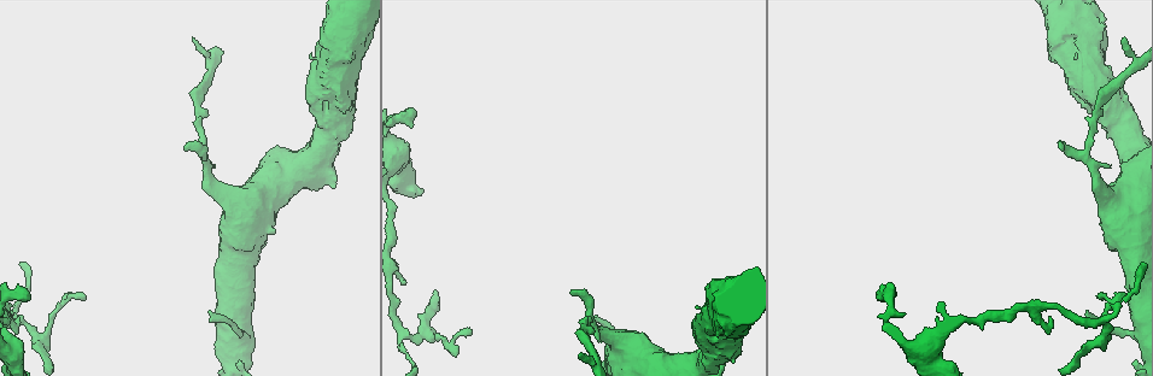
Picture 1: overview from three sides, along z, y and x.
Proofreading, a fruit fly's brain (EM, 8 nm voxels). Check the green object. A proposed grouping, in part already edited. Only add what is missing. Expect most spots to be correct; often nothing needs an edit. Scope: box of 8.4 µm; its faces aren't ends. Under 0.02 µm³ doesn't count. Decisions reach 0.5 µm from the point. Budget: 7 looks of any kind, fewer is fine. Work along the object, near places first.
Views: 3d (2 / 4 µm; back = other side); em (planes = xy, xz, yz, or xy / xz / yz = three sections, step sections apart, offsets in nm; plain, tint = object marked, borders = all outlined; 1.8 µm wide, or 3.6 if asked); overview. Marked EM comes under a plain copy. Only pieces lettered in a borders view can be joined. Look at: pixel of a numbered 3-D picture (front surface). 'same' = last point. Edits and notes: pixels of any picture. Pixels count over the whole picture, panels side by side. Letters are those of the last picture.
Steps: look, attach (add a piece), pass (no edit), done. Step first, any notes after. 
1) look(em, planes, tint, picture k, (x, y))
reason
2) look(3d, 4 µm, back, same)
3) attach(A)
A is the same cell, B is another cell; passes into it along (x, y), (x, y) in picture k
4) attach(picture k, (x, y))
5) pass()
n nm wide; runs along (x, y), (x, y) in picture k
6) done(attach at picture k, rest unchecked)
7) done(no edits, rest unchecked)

look(3d, 4 µm, picture 1, (19, 318))
an open end

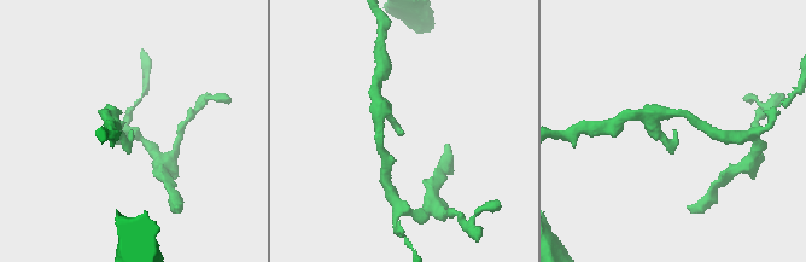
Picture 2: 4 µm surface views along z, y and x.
look(em, xy, step 16, borders, picture 2, (130, 130))

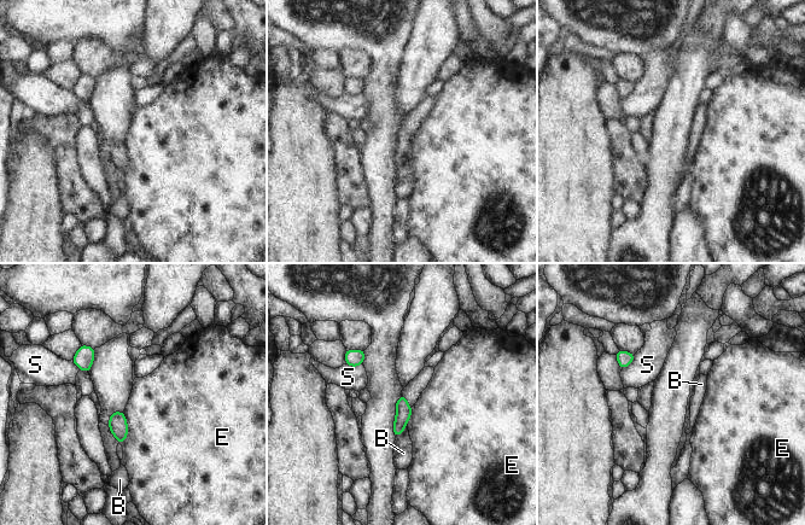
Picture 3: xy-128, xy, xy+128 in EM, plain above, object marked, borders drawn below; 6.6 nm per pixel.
pass()
E touches over 220 nm; B, E and S are other cells; border along (123, 412), (127, 437), (118, 443) in picture 3; no lettered piece goes on from it

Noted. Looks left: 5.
look(3d, 2 µm, back, picture 1, (879, 297))
free end

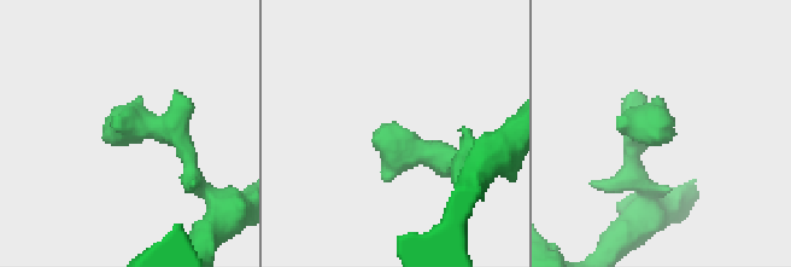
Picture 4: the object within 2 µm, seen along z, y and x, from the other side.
look(em, planes, borders, picture 4, (663, 139))

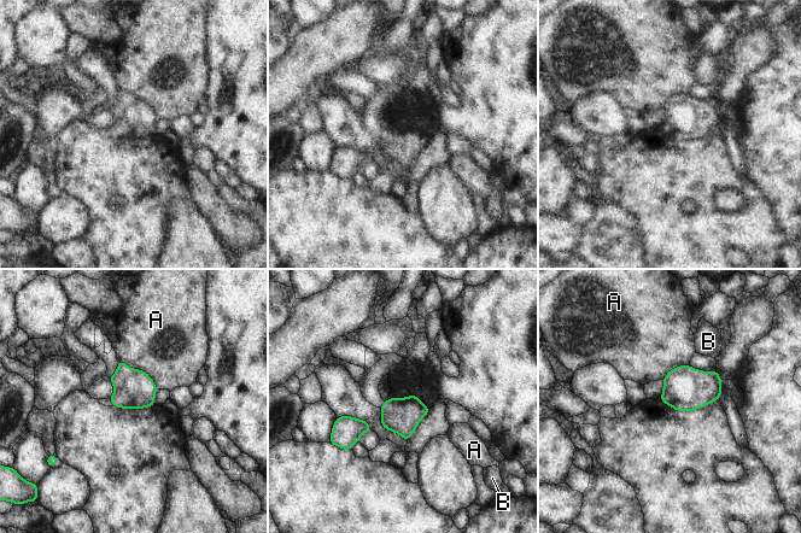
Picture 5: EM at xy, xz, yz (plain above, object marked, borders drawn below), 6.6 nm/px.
pass()
240 nm wide; A touches over 320 nm; A and B are other cells; no lettered piece goes on from it

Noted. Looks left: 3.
look(3d, 2 µm, picture 1, (1061, 145))
free end

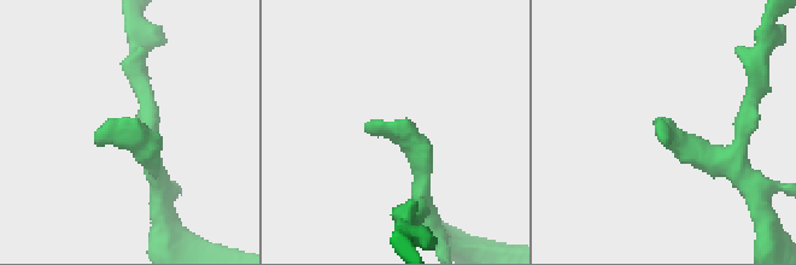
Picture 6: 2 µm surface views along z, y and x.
look(em, yz, step 4, borders, picture 6, (364, 126))
shape alone is not enough

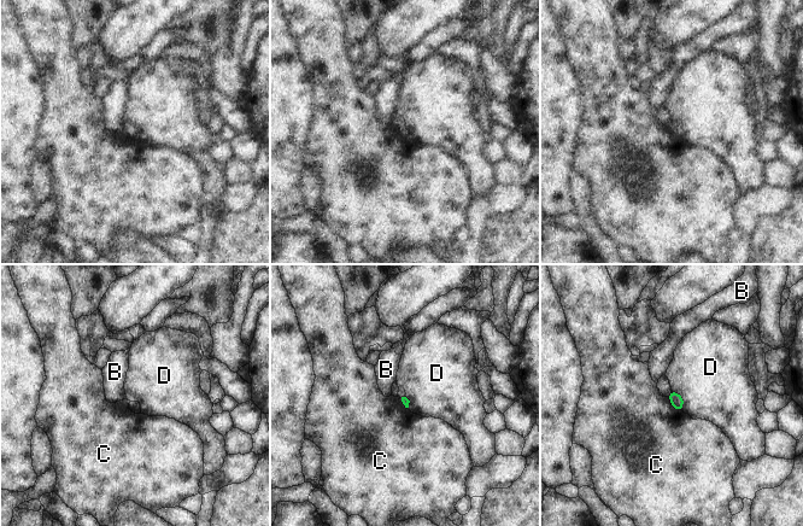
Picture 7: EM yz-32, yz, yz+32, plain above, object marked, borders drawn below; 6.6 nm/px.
look(em, planes, borders, same)

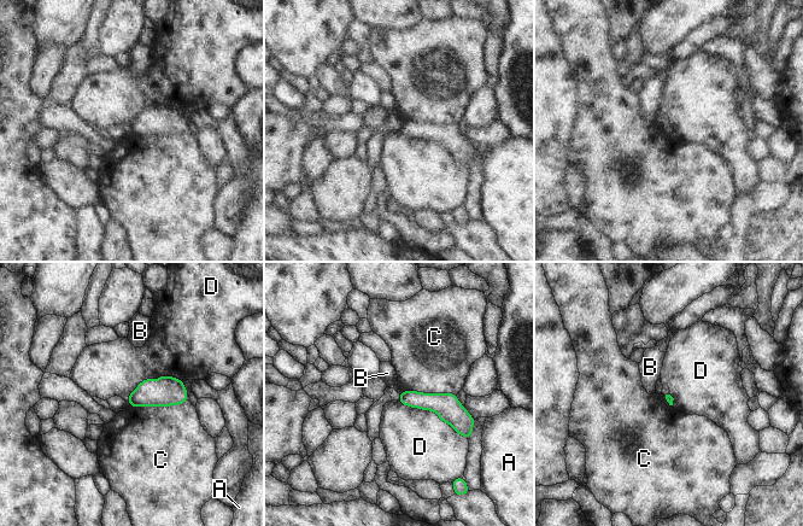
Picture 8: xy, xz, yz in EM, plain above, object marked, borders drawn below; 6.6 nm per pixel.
pass()
A, B, C and D are other cells; runs along (402, 396), (443, 404), (467, 422) in picture 8; no lettered piece goes on from it

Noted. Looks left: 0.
done(no edits, rest unchecked)

